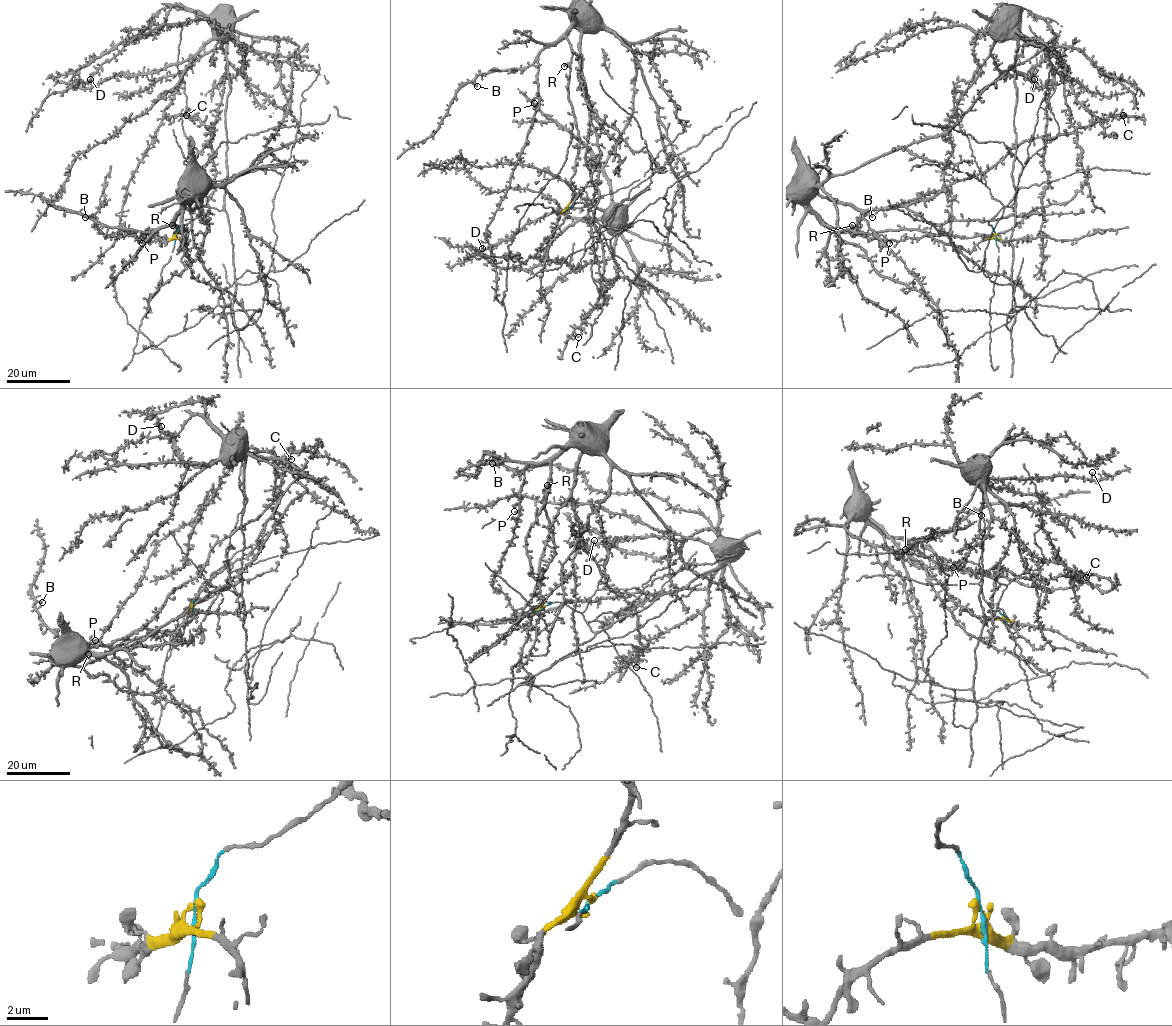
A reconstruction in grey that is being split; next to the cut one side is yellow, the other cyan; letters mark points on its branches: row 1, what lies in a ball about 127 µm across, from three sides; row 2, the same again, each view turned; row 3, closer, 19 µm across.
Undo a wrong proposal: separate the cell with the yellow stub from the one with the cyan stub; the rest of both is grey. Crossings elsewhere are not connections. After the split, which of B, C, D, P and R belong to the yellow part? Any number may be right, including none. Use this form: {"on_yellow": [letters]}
{"on_yellow": ["B", "C", "P", "R"]}

